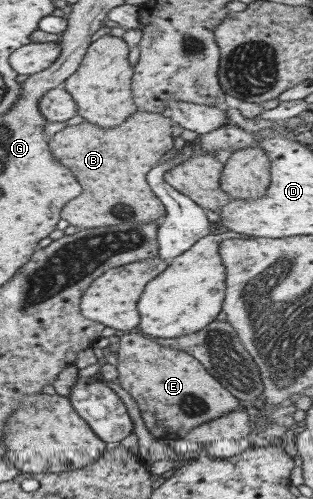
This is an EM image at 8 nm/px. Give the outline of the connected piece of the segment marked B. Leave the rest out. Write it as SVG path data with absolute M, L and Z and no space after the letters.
M137 110L132 112L122 124L114 128L108 128L108 130L106 128L102 130L102 128L96 128L96 126L90 126L90 124L82 122L82 124L76 124L76 126L66 126L50 136L48 138L48 150L52 152L52 156L62 166L66 166L72 172L72 176L76 176L78 184L82 186L80 196L72 198L62 208L60 218L79 229L100 228L122 224L123 222L127 222L127 224L134 222L144 224L154 222L158 224L165 215L165 208L158 197L150 192L144 176L156 164L156 160L172 148L174 140L170 133L170 125L170 118L165 114Z

